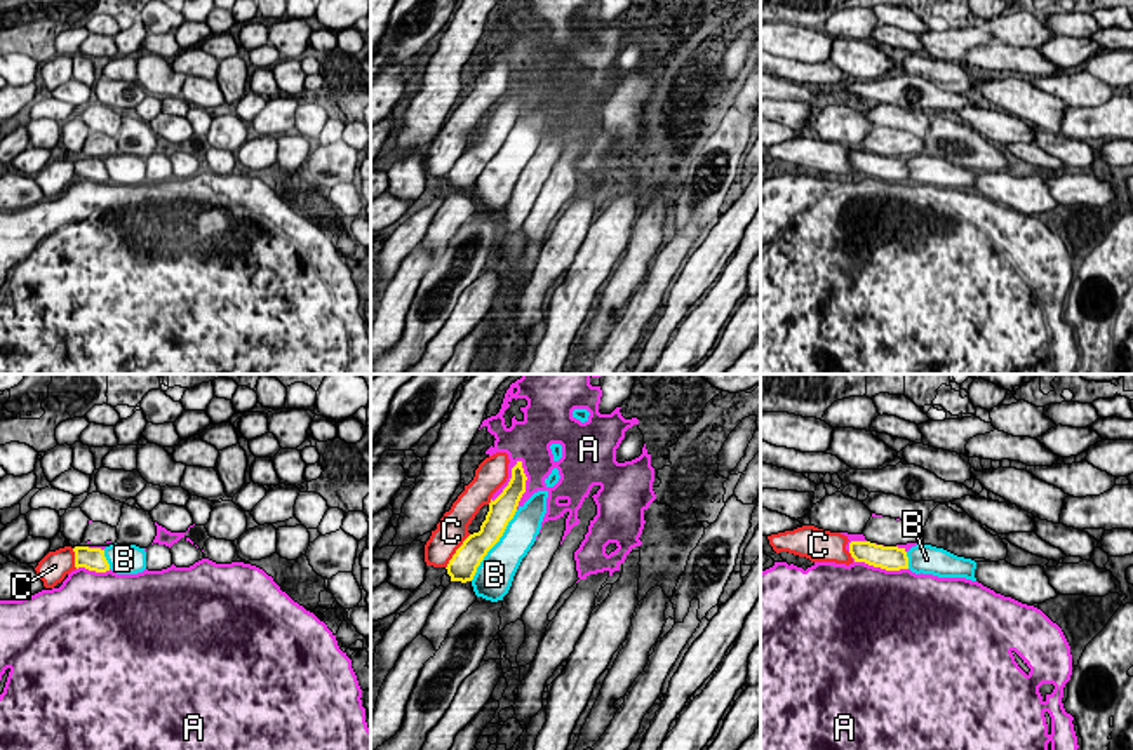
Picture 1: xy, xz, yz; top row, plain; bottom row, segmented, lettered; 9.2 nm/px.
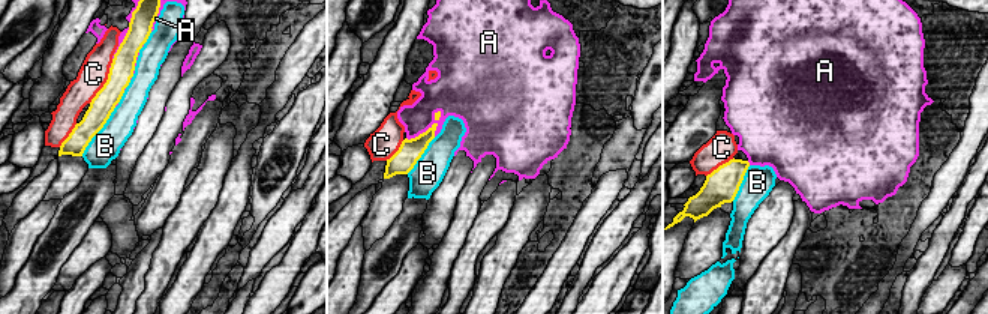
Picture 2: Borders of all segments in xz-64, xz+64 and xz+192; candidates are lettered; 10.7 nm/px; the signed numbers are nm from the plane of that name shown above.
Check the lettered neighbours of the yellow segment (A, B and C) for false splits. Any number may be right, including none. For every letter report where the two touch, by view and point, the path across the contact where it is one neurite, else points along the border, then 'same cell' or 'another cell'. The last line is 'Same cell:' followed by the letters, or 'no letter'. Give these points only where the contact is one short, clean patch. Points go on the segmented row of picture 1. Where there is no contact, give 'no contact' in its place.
A: contact xz (510, 481); another cell
B: contact xz (495, 543); another cell
C: contact xz (456, 552); another cell
Same cell: no letter

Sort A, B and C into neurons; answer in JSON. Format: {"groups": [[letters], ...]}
{"groups": [["A"], ["B"], ["C"]]}

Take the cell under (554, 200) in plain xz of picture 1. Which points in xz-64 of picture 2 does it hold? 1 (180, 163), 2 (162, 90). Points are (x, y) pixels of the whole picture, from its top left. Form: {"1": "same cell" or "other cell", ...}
{"1": "other cell", "2": "other cell"}

